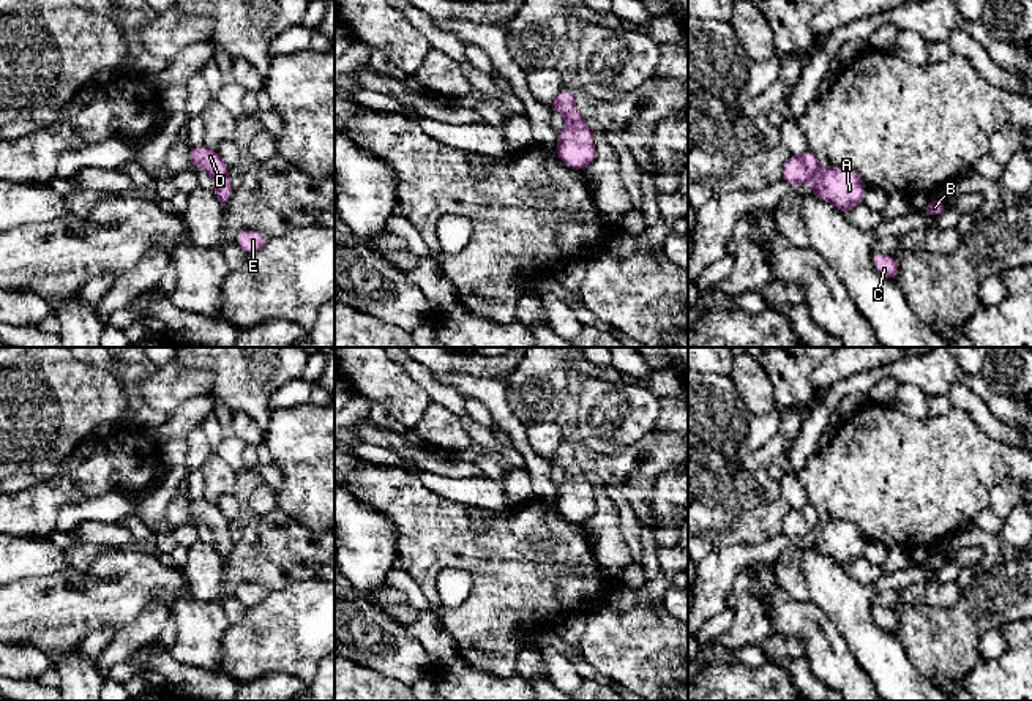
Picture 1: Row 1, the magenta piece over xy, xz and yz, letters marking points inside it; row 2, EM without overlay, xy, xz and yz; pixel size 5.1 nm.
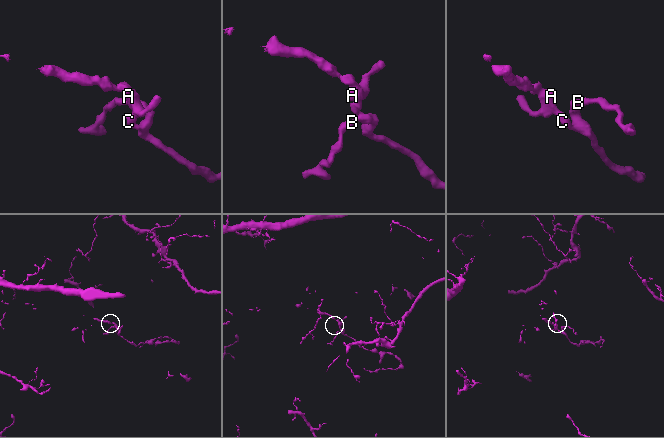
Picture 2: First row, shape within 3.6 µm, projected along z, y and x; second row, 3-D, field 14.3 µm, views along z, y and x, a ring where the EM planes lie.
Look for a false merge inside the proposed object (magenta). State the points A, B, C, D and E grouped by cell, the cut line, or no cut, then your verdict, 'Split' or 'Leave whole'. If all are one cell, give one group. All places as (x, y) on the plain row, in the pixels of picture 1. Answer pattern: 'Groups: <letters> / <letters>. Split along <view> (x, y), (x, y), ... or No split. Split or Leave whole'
Groups: A B C D E. No split. Leave whole

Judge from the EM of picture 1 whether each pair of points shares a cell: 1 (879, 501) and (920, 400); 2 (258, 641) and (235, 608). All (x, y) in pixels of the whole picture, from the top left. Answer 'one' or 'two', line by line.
1: two
2: two

